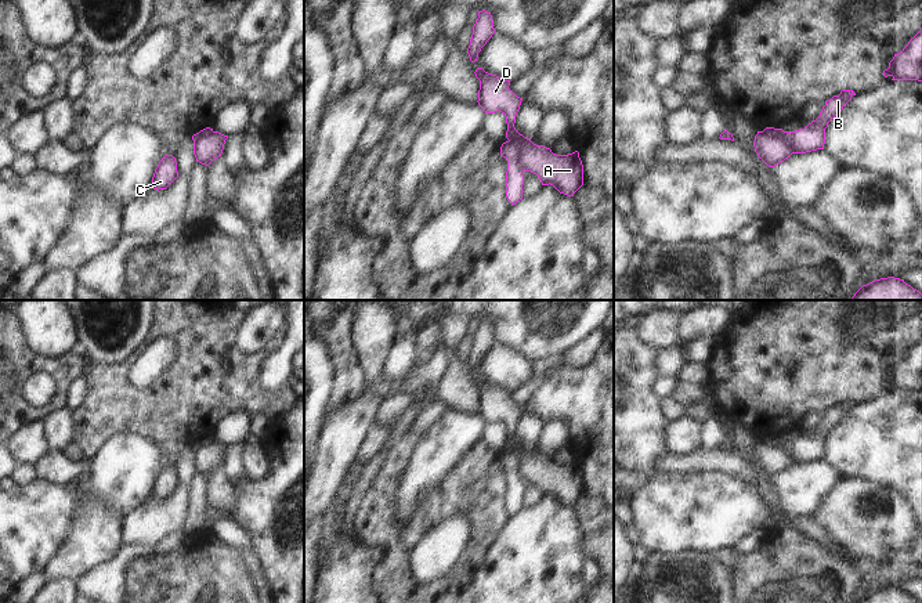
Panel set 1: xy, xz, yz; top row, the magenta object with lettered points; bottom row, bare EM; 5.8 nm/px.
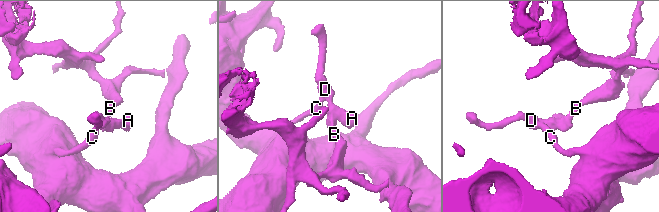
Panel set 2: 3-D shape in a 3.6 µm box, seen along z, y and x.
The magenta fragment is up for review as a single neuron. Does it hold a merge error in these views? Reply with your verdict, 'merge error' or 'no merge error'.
merge error

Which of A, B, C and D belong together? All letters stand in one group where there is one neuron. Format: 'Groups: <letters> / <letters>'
Groups: A C D / B.

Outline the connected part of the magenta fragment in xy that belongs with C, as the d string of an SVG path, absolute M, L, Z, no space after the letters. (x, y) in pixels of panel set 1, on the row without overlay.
M166 465L155 479L152 494L153 499L166 499L178 487L177 472L173 465Z

